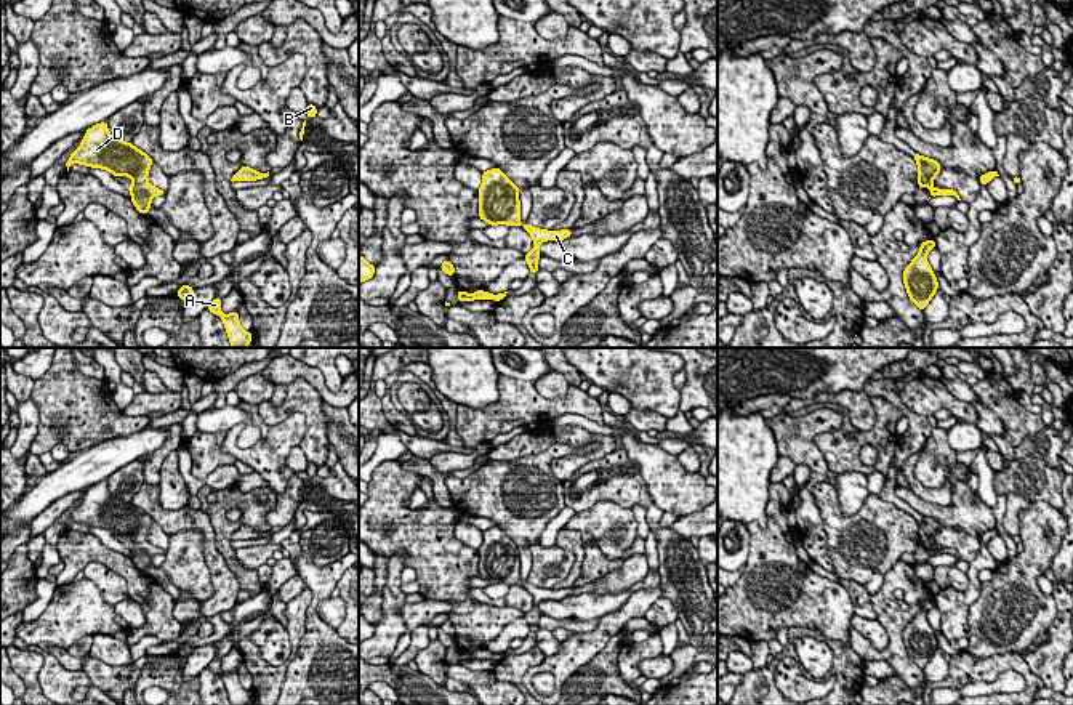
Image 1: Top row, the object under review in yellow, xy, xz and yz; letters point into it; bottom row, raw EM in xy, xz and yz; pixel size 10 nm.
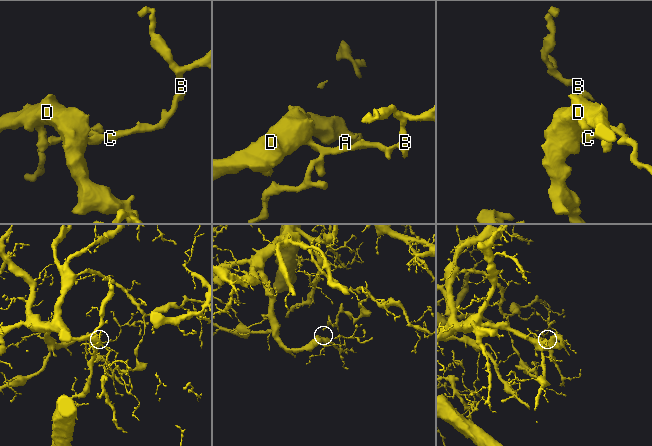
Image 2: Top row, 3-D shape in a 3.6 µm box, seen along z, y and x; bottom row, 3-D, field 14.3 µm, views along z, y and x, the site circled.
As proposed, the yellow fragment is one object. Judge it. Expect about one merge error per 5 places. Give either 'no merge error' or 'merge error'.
no merge error

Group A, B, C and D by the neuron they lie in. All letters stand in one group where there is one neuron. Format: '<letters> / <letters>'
A B C D

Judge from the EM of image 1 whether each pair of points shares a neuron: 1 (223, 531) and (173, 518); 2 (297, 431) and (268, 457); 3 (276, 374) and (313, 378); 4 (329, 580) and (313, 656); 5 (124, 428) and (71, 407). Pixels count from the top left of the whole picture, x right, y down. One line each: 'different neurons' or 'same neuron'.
1: different neurons
2: same neuron
3: same neuron
4: same neuron
5: same neuron

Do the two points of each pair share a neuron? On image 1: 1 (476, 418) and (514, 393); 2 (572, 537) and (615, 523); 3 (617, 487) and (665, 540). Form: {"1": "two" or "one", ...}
{"1": "one", "2": "two", "3": "one"}

